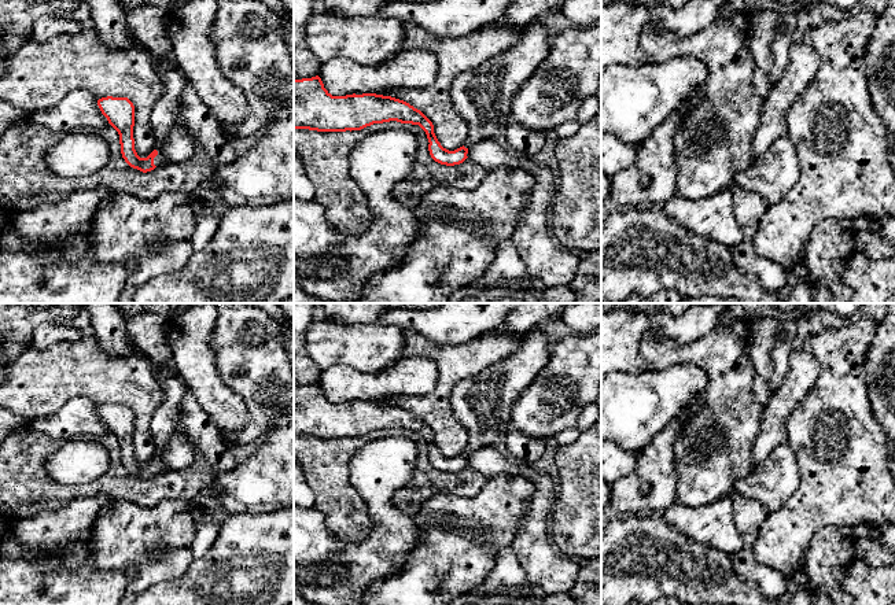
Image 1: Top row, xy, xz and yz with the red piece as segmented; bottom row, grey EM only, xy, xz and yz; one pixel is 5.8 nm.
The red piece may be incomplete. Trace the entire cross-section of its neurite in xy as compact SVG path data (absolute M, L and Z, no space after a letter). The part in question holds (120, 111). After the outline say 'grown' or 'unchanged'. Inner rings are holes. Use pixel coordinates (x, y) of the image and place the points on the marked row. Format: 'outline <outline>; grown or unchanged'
outline M156 59L165 89L152 108L152 132L158 147L147 156L140 158L135 150L133 126L135 106L128 97L102 97L97 106L108 123L118 132L121 154L125 162L143 173L166 165L162 141L183 123L183 92L191 84L184 71L169 59Z; grown

